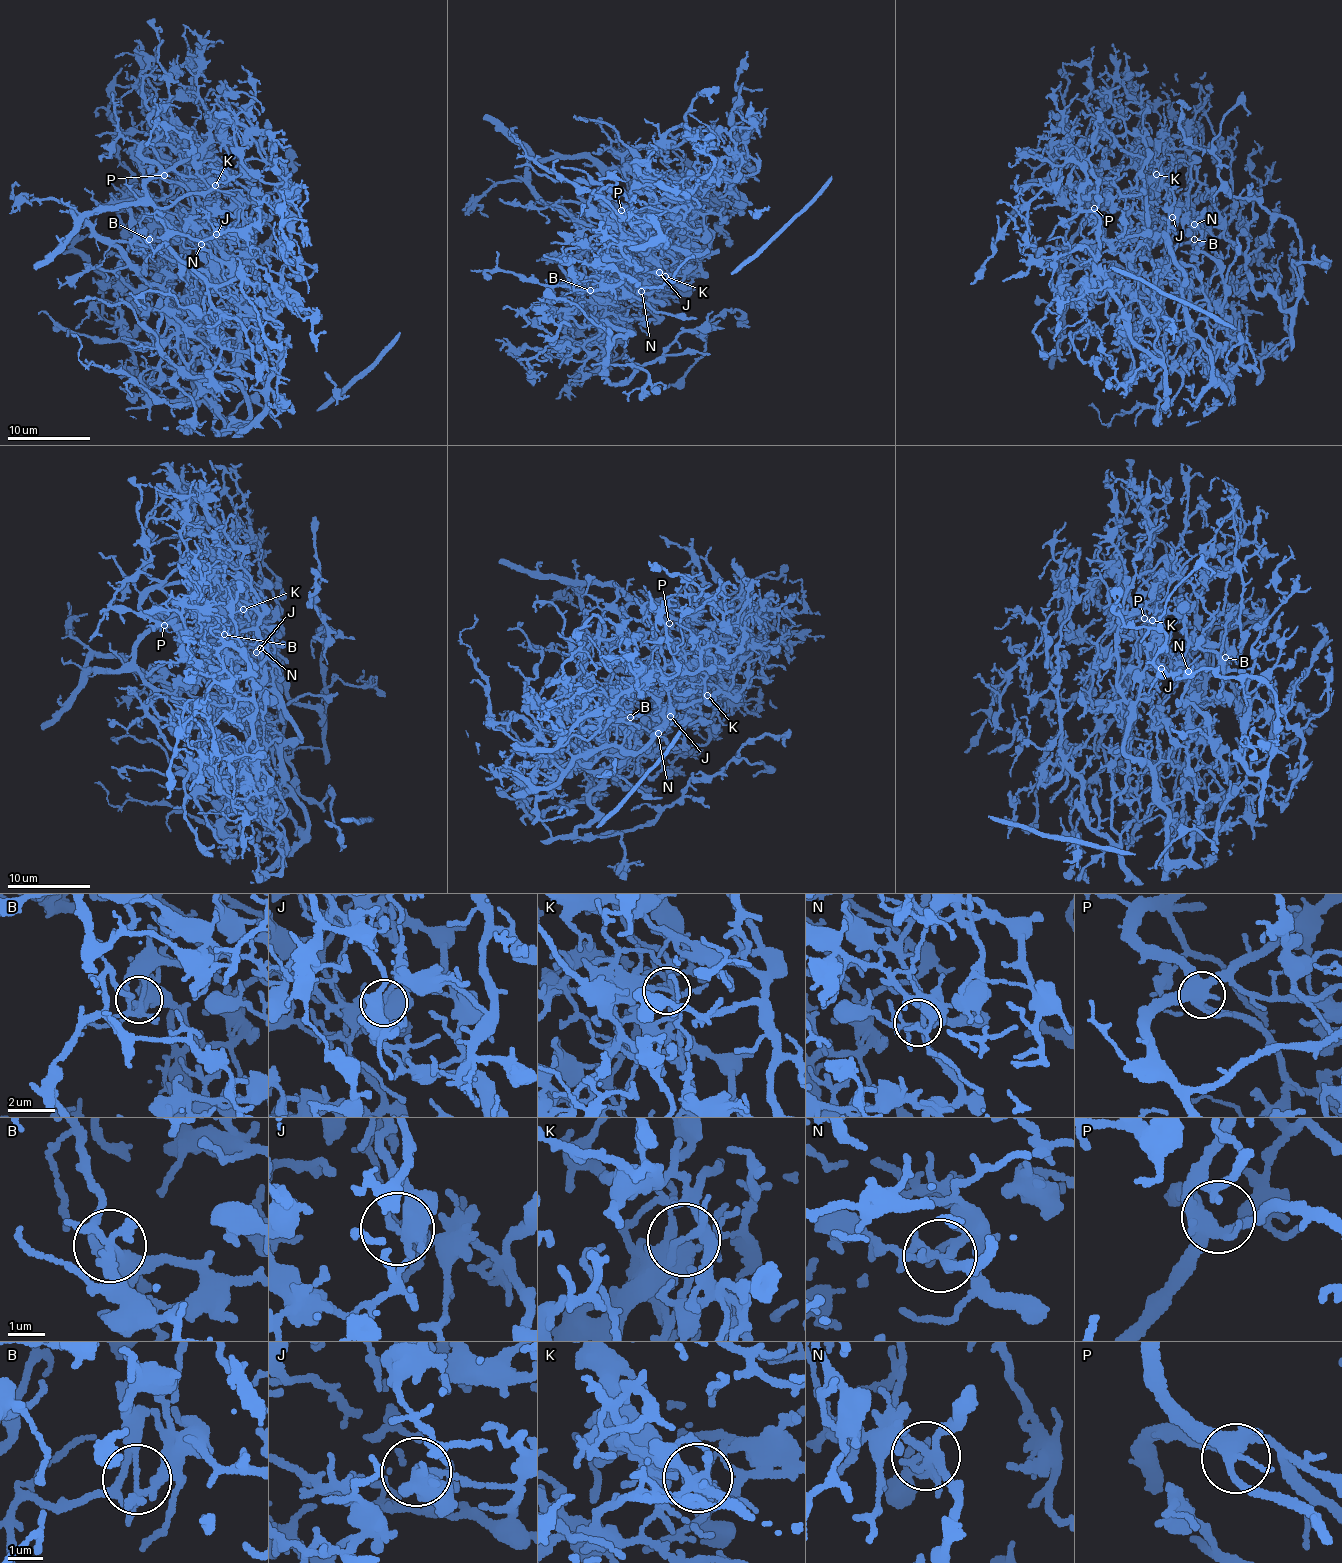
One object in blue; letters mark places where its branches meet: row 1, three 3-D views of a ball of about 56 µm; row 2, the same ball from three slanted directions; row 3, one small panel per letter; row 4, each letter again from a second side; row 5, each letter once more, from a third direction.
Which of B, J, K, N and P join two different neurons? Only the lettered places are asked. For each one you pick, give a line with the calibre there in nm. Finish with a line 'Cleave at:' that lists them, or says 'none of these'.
B: 160 nm thick
J: 340 nm thick
K: 190 nm thick
Cleave at: B, J, K

